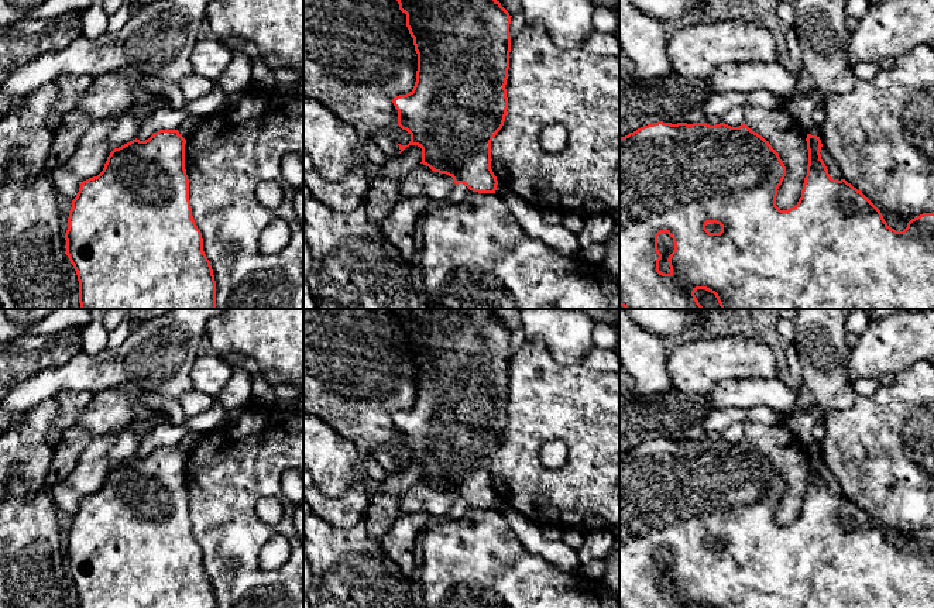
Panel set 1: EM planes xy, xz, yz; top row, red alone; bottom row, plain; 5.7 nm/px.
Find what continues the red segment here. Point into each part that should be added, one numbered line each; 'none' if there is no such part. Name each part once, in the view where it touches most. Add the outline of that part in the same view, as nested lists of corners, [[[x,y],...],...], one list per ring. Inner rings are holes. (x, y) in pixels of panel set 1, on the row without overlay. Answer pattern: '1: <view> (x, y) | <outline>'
none

